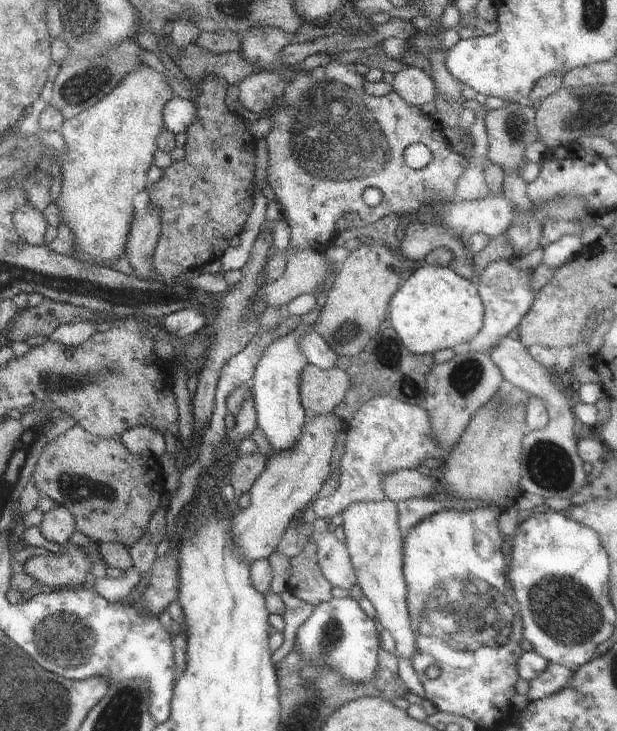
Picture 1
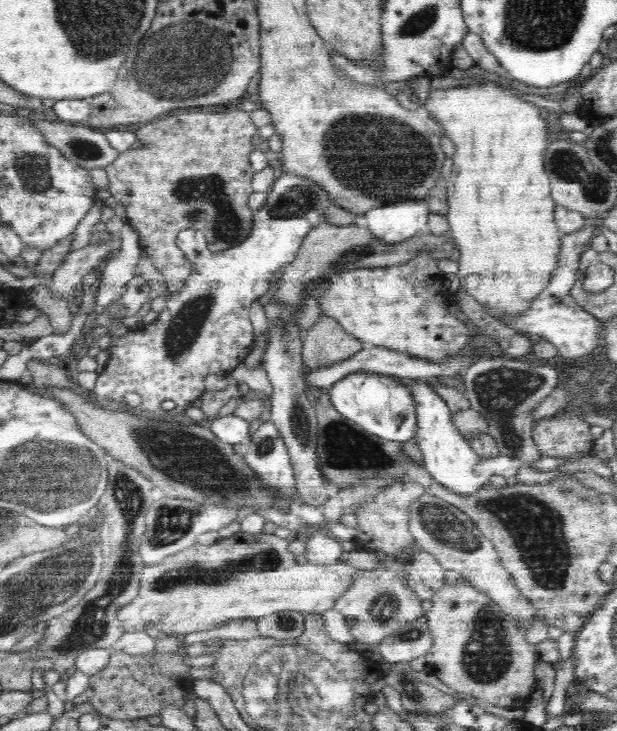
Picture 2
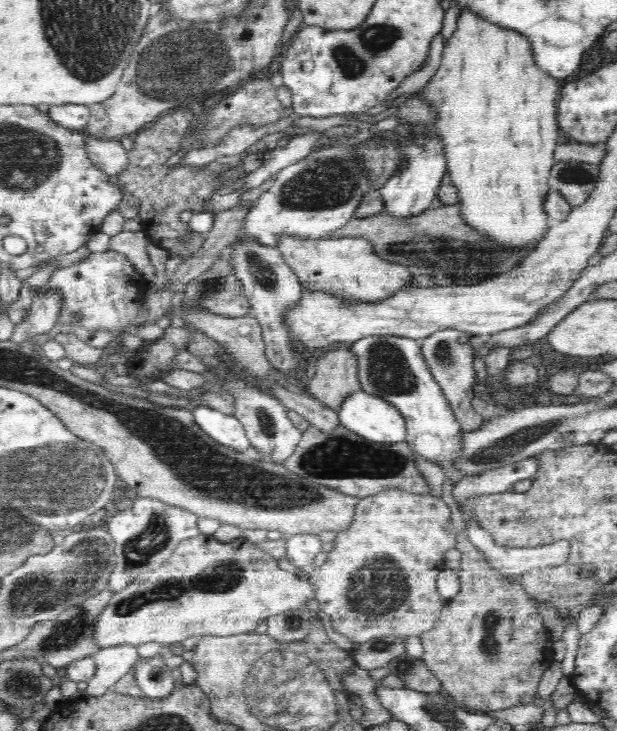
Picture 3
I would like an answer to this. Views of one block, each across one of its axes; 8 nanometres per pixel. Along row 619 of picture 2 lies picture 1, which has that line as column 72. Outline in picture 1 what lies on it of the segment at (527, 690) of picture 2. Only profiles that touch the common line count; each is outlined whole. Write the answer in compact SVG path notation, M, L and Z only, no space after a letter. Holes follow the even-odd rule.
M75 425L67 432L64 432L58 437L48 438L43 450L41 451L39 461L35 467L34 476L40 489L42 496L50 496L56 504L62 504L67 510L74 516L75 530L81 534L88 536L91 540L94 540L97 544L100 543L121 543L124 547L130 548L133 544L136 544L138 540L144 535L145 529L151 520L151 516L155 513L158 506L160 506L160 498L166 493L166 476L163 474L161 464L157 458L145 458L136 454L131 454L122 444L120 438L104 439L99 438L97 435L88 433L84 428Z

